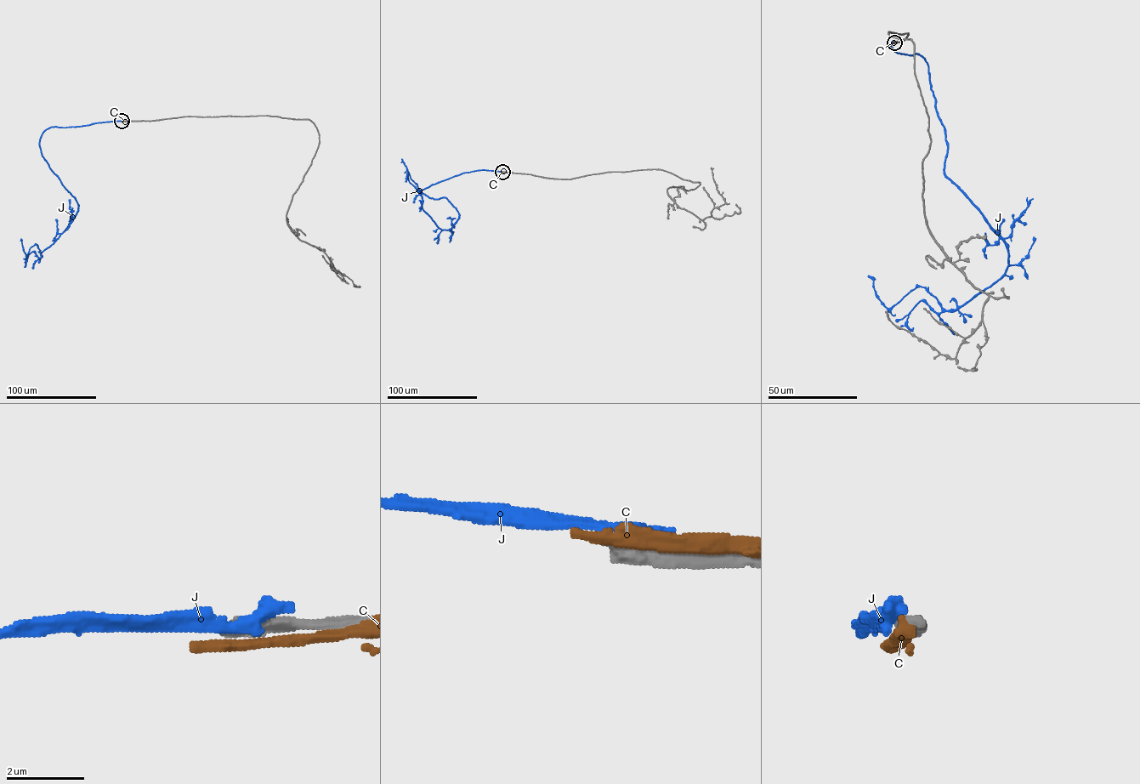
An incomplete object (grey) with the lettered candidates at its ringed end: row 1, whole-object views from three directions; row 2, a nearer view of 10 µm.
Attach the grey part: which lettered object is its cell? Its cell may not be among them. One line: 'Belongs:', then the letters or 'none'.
Belongs: none

